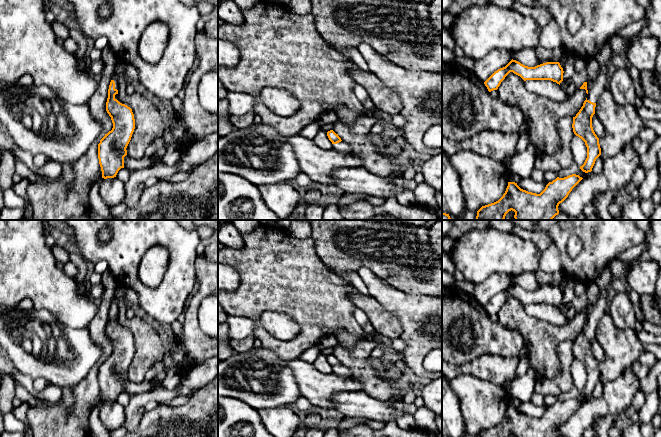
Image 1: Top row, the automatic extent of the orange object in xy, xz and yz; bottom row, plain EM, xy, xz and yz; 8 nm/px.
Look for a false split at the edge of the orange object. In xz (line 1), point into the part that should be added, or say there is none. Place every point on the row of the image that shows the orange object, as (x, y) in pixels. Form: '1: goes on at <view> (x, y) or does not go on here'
1: goes on at xz (342, 146)

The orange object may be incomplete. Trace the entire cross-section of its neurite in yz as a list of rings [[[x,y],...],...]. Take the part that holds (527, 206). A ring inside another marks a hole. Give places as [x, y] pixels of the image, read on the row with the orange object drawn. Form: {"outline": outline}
{"outline": [[[576,174],[557,177],[540,194],[523,190],[515,182],[508,182],[503,196],[494,203],[482,206],[477,211],[476,220],[504,220],[511,210],[515,212],[515,220],[552,220],[559,214],[559,204],[582,179]]]}

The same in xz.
{"outline": [[[333,130],[328,131],[327,136],[333,144],[333,149],[336,151],[343,153],[349,153],[351,151],[351,146],[348,143],[342,141],[338,134],[336,134]]]}

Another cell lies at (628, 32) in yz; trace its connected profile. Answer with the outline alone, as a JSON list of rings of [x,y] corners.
[[[645,19],[639,20],[626,26],[619,32],[615,33],[614,36],[620,36],[630,40],[632,37],[639,35],[641,30],[644,28],[645,24],[646,24]]]

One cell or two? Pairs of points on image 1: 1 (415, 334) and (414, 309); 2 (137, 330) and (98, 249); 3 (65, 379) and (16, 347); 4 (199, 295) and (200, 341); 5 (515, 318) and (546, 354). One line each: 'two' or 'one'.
1: one
2: two
3: one
4: one
5: one

